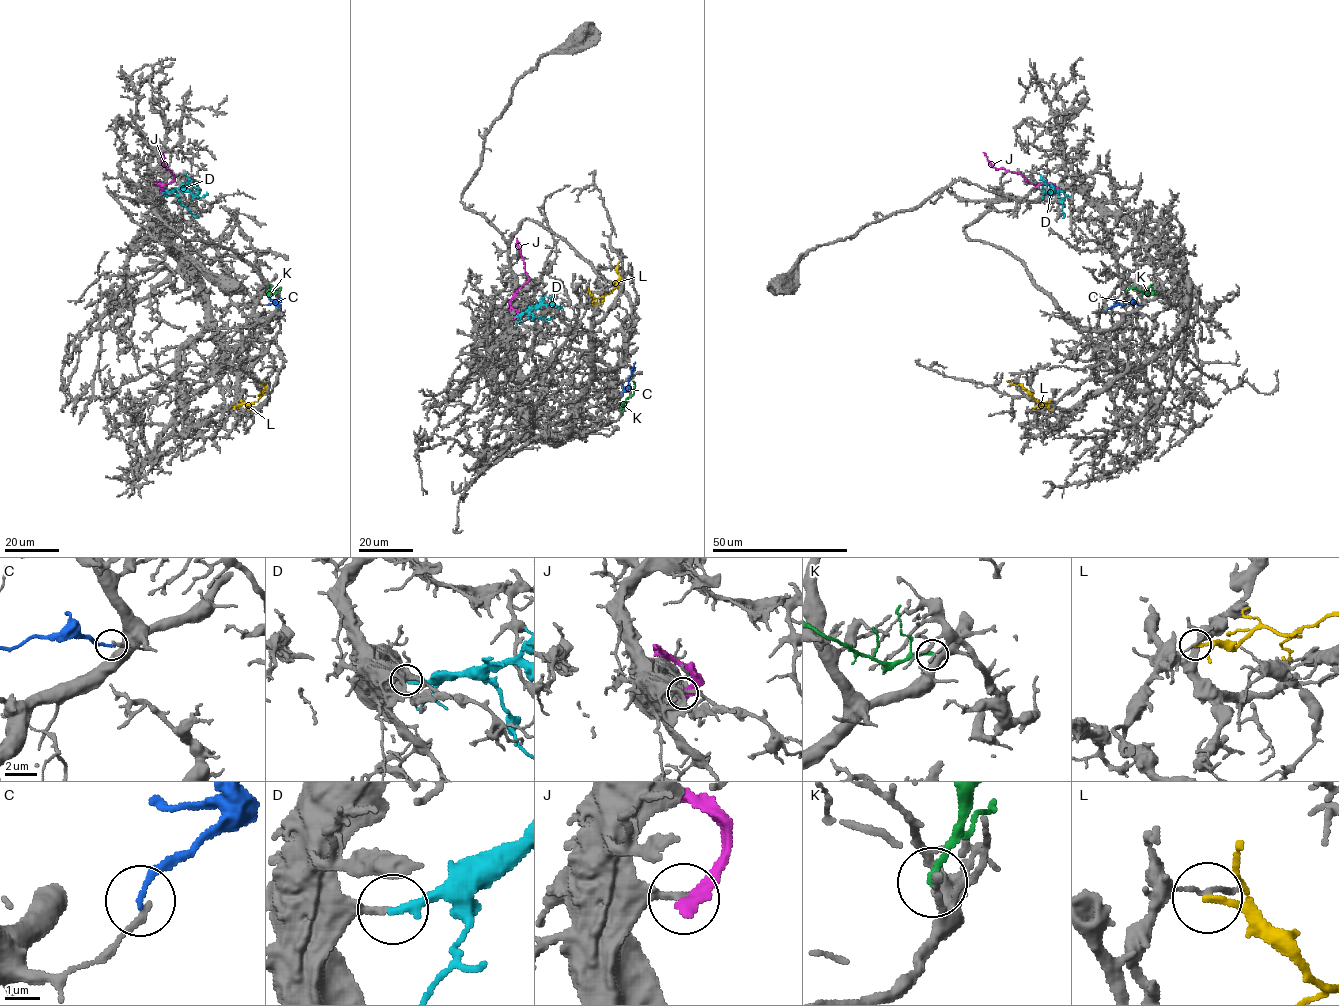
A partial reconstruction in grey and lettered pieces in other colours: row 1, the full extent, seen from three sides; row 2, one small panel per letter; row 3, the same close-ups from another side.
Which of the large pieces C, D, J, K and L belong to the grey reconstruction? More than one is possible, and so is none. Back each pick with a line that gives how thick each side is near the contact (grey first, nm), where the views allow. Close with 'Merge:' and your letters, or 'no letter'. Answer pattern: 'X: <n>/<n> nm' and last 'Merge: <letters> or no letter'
D: 220/320 nm
Merge: D

